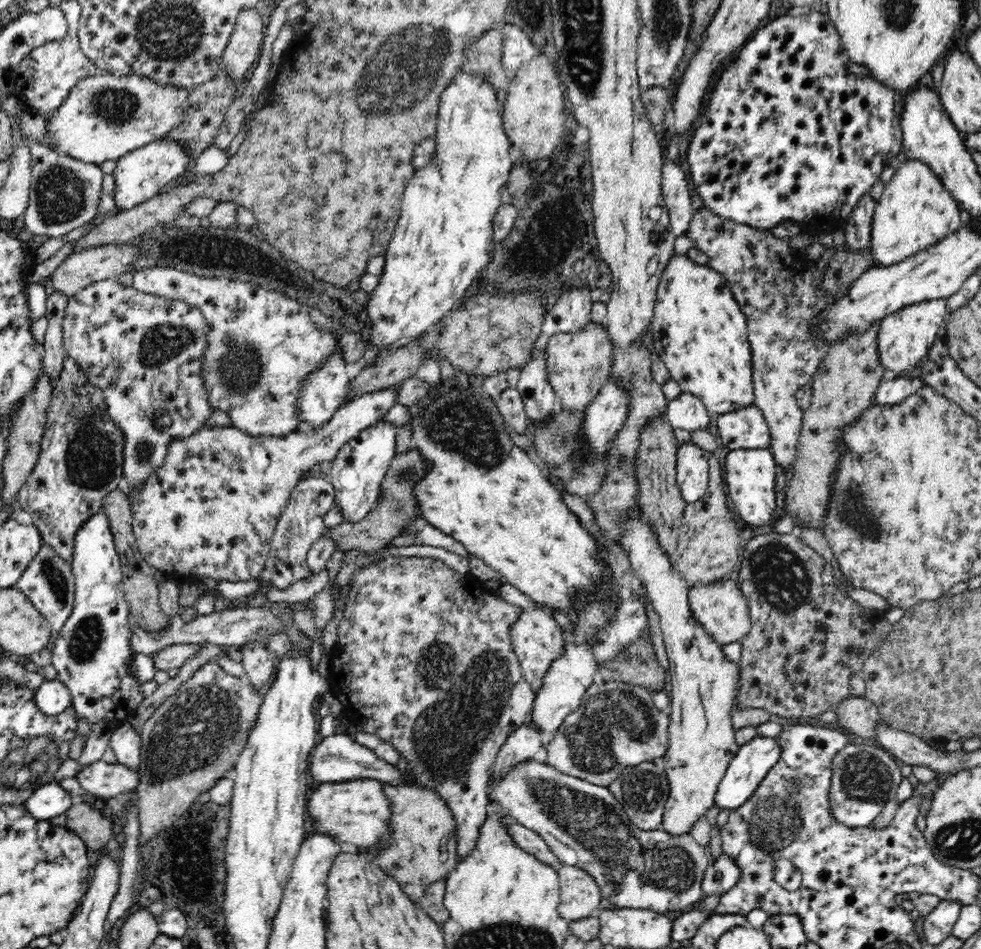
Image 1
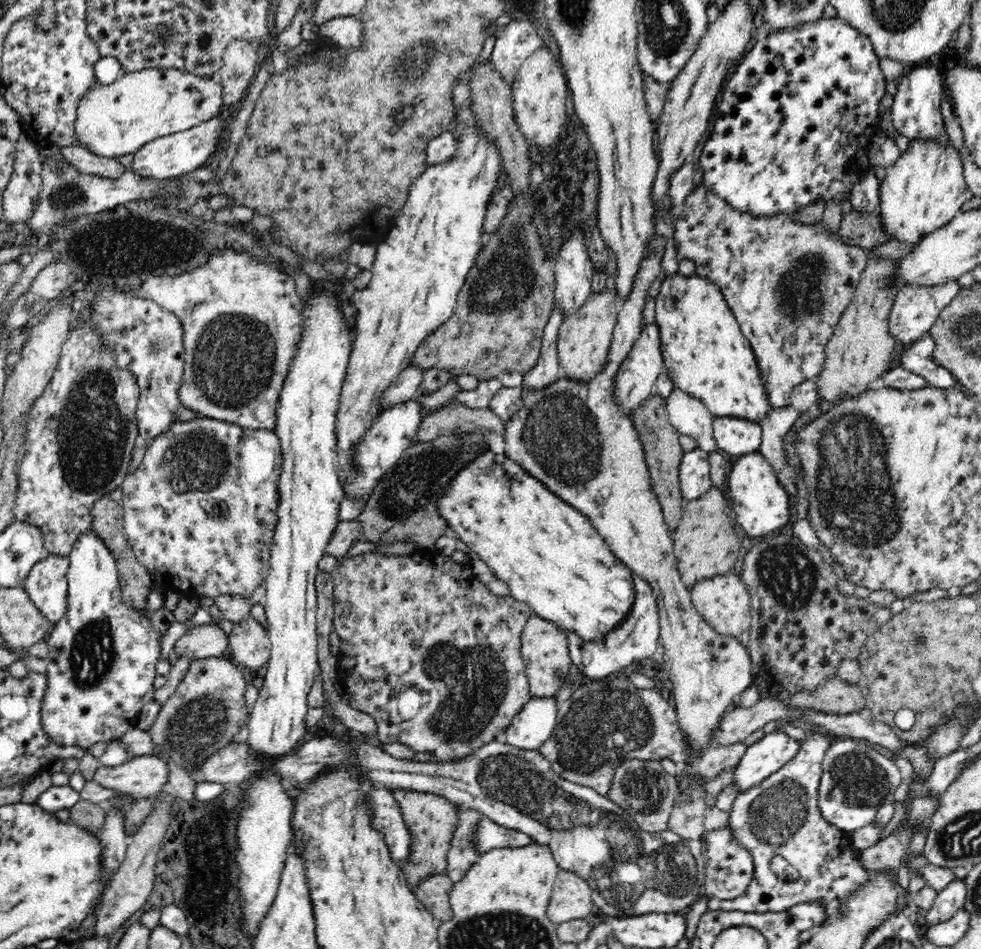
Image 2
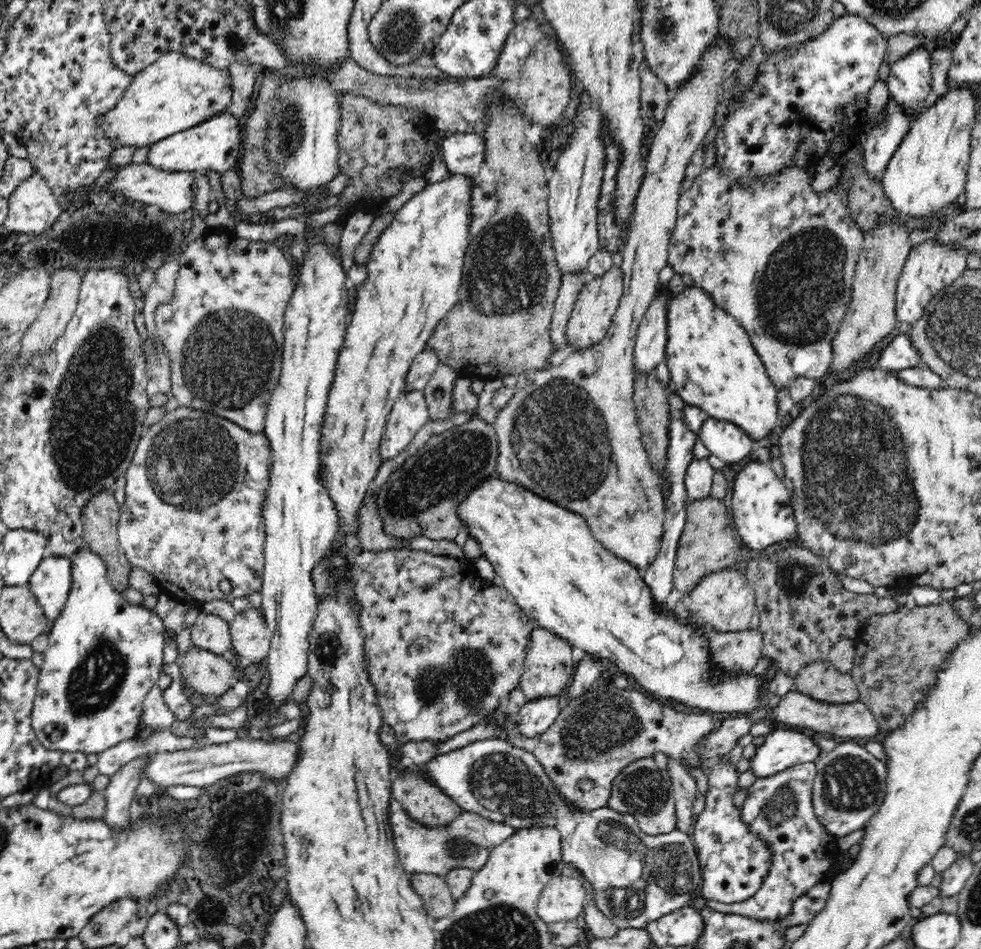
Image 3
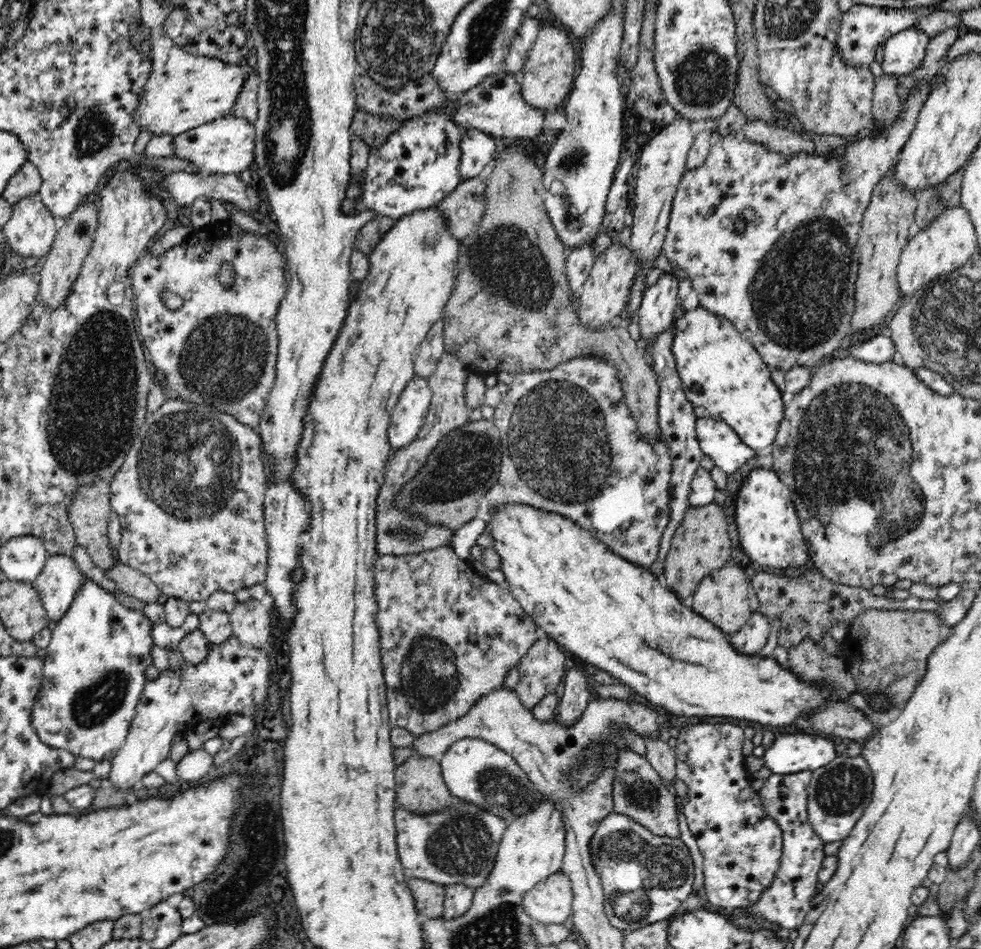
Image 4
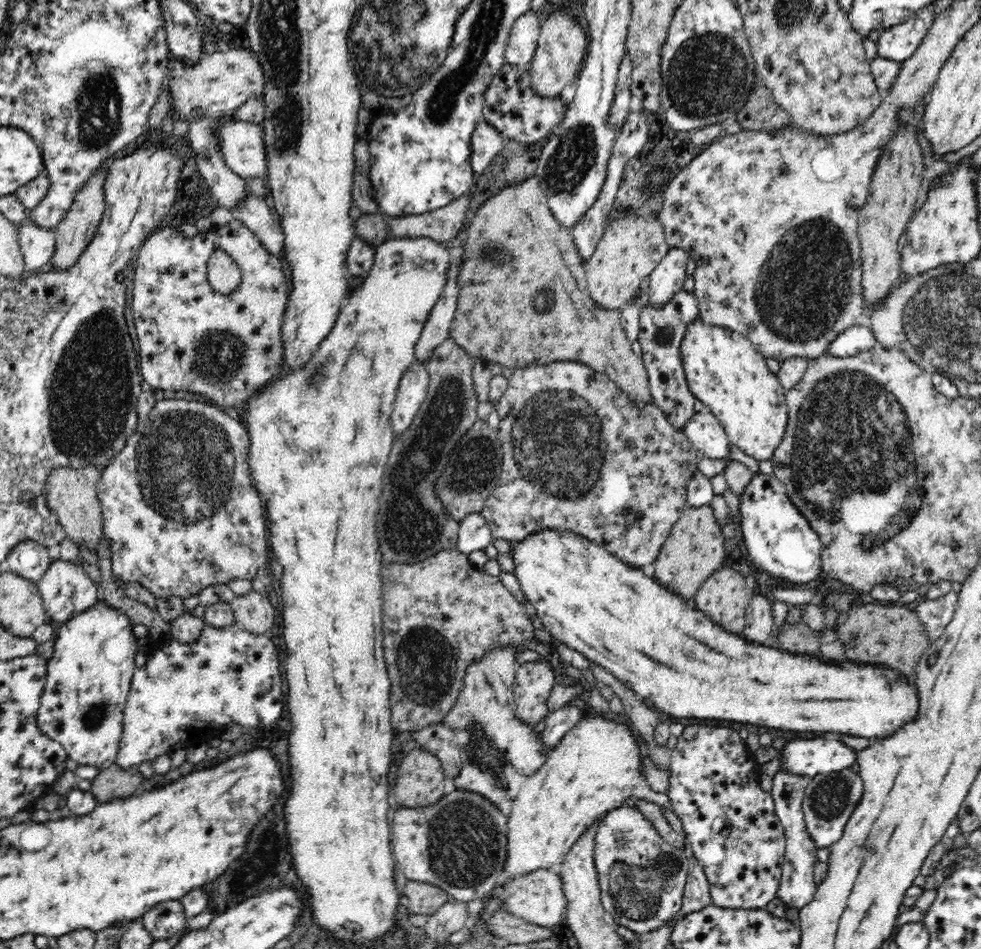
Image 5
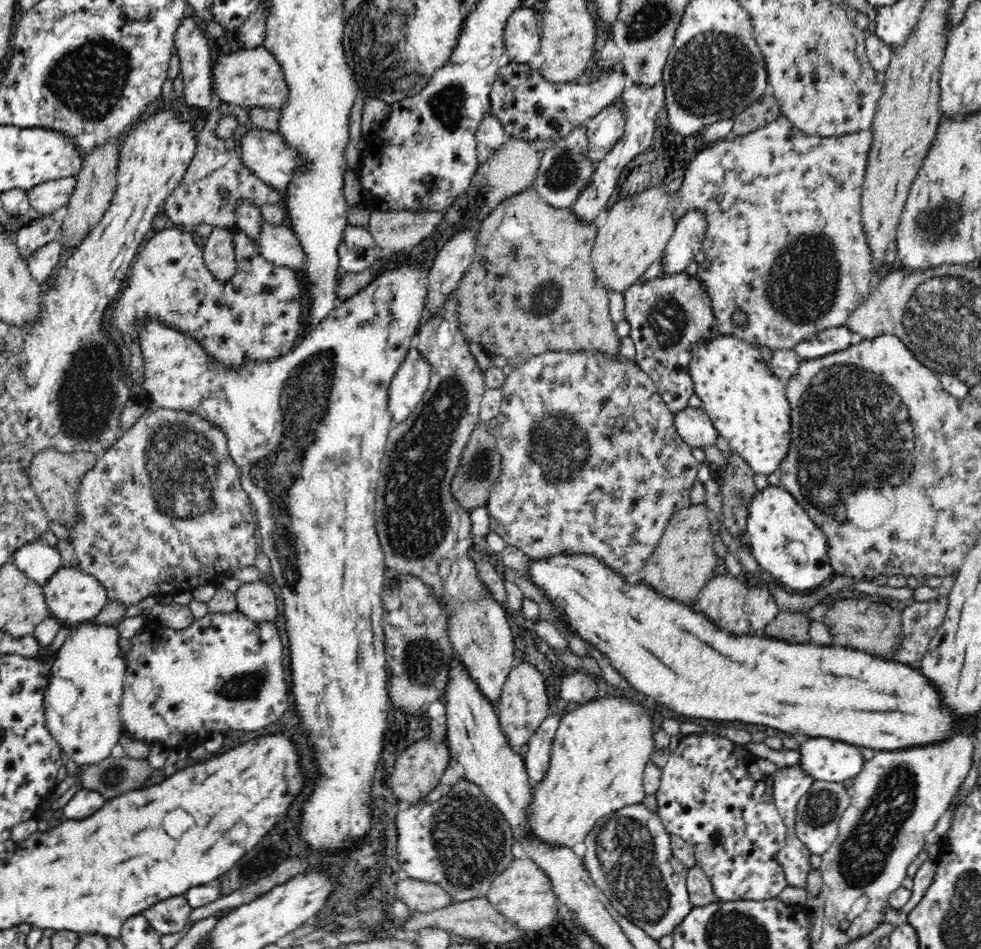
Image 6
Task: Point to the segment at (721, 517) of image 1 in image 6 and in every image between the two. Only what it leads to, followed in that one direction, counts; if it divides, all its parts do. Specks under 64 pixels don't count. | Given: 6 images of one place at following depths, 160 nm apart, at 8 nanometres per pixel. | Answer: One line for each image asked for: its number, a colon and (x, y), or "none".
2: (705, 544)
3: (707, 544)
4: (701, 544)
5: (694, 549)
6: (683, 562)

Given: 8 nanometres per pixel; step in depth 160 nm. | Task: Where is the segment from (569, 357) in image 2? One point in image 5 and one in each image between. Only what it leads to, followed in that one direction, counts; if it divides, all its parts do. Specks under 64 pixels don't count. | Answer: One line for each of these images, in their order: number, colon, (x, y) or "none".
3: (592, 314)
4: (604, 297)
5: (632, 245)

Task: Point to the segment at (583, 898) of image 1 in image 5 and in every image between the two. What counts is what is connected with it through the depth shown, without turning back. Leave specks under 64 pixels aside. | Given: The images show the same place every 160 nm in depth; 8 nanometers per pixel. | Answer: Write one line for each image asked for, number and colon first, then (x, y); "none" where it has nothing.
2: (570, 899)
3: (562, 899)
4: (550, 901)
5: (538, 897)

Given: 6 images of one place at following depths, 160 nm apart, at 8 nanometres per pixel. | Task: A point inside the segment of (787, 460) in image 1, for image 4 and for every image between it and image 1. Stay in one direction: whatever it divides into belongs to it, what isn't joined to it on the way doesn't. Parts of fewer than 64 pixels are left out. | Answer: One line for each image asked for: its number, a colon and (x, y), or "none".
2: (787, 282)
3: (779, 257)
4: (769, 241)

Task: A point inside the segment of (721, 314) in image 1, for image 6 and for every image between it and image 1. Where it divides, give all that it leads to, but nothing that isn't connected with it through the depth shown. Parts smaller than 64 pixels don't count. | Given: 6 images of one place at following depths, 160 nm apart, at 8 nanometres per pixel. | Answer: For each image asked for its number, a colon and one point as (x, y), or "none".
2: (708, 357)
3: (714, 366)
4: (721, 371)
5: (724, 370)
6: (746, 401)

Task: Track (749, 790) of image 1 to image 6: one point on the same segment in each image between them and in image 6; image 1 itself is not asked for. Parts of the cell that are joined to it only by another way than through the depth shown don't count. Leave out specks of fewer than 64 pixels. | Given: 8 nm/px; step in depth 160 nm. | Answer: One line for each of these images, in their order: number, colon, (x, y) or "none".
2: (762, 759)
3: (782, 749)
4: (791, 753)
5: (814, 757)
6: (825, 760)

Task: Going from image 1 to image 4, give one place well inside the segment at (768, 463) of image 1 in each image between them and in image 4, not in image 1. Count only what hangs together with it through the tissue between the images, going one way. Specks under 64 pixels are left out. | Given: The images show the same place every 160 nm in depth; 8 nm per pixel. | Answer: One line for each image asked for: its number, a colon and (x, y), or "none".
2: (760, 504)
3: (763, 514)
4: (768, 524)

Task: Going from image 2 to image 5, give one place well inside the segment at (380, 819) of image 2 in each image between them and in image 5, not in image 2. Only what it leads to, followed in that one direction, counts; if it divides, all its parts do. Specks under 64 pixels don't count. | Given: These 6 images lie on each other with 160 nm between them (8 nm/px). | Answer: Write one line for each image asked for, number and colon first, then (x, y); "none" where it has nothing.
3: (466, 842)
4: (459, 844)
5: (459, 844)

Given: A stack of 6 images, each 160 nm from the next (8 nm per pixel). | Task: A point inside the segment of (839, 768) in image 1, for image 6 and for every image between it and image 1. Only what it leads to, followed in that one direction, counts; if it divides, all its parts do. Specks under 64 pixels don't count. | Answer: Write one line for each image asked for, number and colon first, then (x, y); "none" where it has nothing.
2: (856, 780)
3: (849, 786)
4: (839, 792)
5: (830, 798)
6: (816, 818)

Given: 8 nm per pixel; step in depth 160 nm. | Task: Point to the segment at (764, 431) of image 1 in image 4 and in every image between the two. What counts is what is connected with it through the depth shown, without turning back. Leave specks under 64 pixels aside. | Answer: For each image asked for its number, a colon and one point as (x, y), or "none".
2: (736, 437)
3: (727, 441)
4: (716, 439)

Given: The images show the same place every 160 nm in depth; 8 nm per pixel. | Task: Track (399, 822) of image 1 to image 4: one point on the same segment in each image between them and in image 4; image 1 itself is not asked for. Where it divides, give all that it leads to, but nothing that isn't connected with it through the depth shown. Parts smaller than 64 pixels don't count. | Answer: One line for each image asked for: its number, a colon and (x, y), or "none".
2: (431, 819)
3: (425, 802)
4: (420, 787)

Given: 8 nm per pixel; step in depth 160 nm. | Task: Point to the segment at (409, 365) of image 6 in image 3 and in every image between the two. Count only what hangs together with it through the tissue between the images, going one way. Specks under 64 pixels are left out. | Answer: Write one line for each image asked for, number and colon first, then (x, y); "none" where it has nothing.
3: (411, 411)
4: (406, 419)
5: (413, 386)

